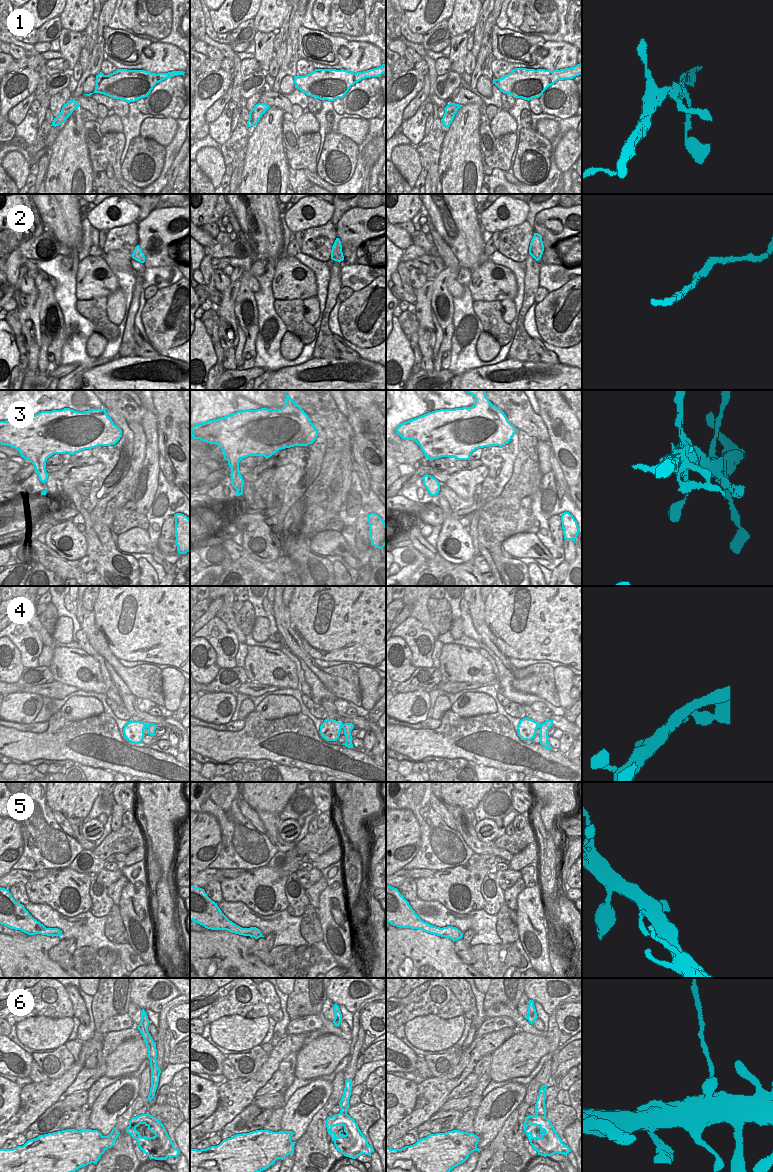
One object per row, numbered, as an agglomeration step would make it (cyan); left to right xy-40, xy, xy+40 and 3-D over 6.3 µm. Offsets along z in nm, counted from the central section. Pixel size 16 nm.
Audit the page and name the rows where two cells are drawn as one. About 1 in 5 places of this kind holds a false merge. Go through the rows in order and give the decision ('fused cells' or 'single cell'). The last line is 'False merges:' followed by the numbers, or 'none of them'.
1: single cell
2: single cell
3: single cell
4: single cell
5: single cell
6: fused cells
False merges: 6

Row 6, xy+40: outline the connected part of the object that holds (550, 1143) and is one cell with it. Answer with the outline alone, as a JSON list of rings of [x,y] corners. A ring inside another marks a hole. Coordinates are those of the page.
[[[532,1115],[525,1117],[523,1129],[529,1139],[529,1142],[534,1150],[541,1156],[552,1156],[555,1153],[567,1155],[571,1150],[568,1145],[565,1145],[559,1135],[557,1134],[554,1126],[545,1115]],[[536,1125],[540,1127],[540,1133],[542,1134],[539,1138],[535,1133],[535,1137],[532,1136],[531,1132],[527,1132],[527,1127]]]

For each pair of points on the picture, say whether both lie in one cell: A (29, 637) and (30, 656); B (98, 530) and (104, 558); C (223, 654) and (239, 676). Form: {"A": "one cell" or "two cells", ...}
{"A": "one cell", "B": "one cell", "C": "two cells"}

